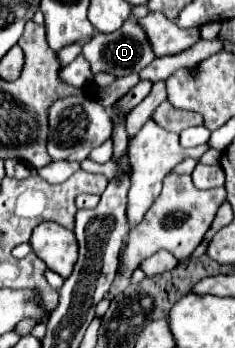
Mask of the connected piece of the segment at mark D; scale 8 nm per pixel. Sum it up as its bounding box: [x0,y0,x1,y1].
[82,19,154,77]

